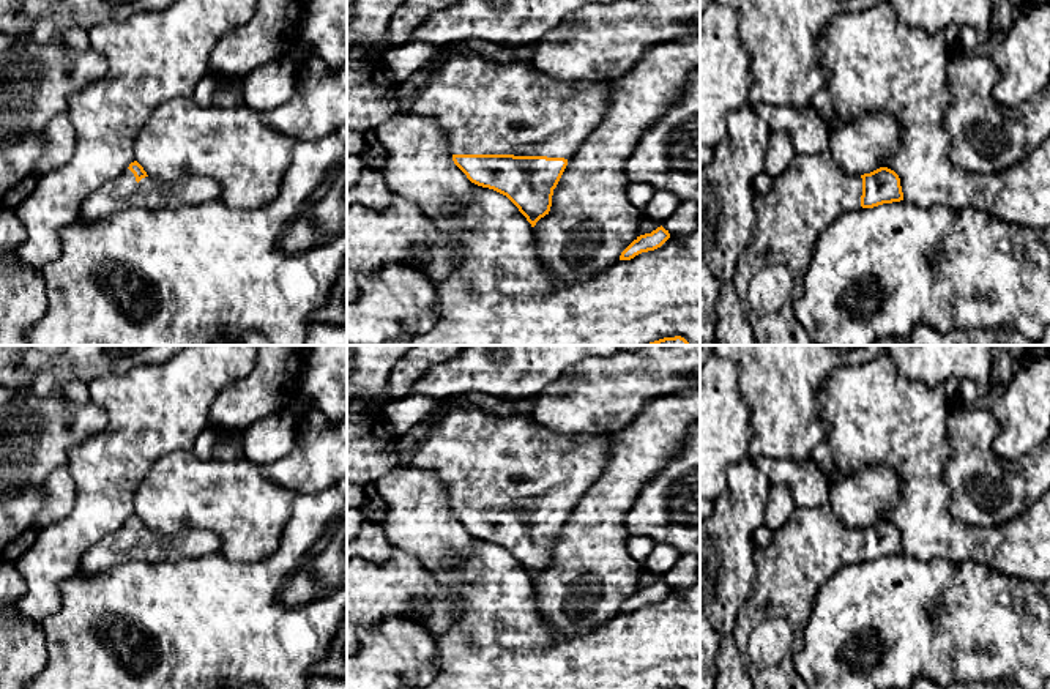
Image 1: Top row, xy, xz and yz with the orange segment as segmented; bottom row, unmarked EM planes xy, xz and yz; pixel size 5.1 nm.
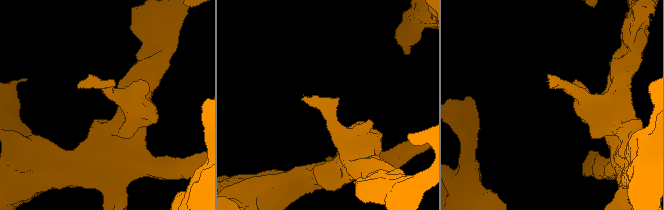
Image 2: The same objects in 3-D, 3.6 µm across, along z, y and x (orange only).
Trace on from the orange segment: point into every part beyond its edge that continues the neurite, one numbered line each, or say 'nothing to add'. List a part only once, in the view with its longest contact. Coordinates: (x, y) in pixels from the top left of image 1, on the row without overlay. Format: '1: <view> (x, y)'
1: xz (484, 461)

